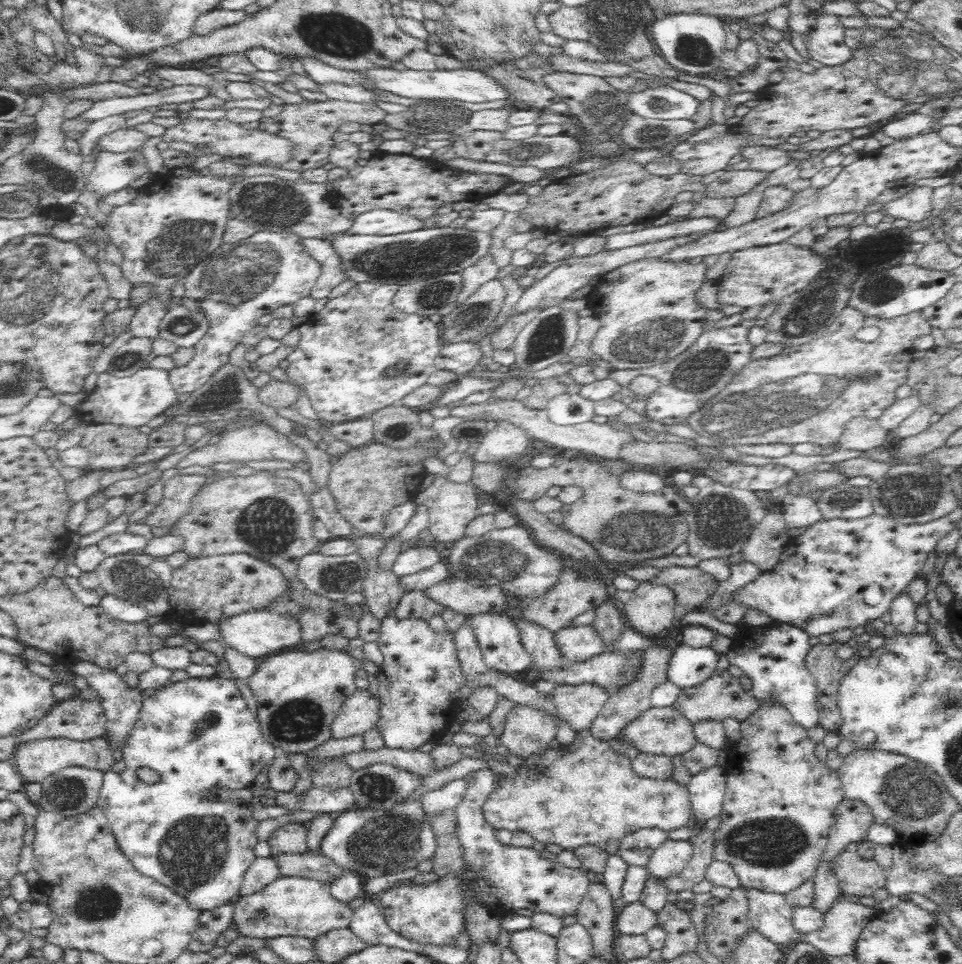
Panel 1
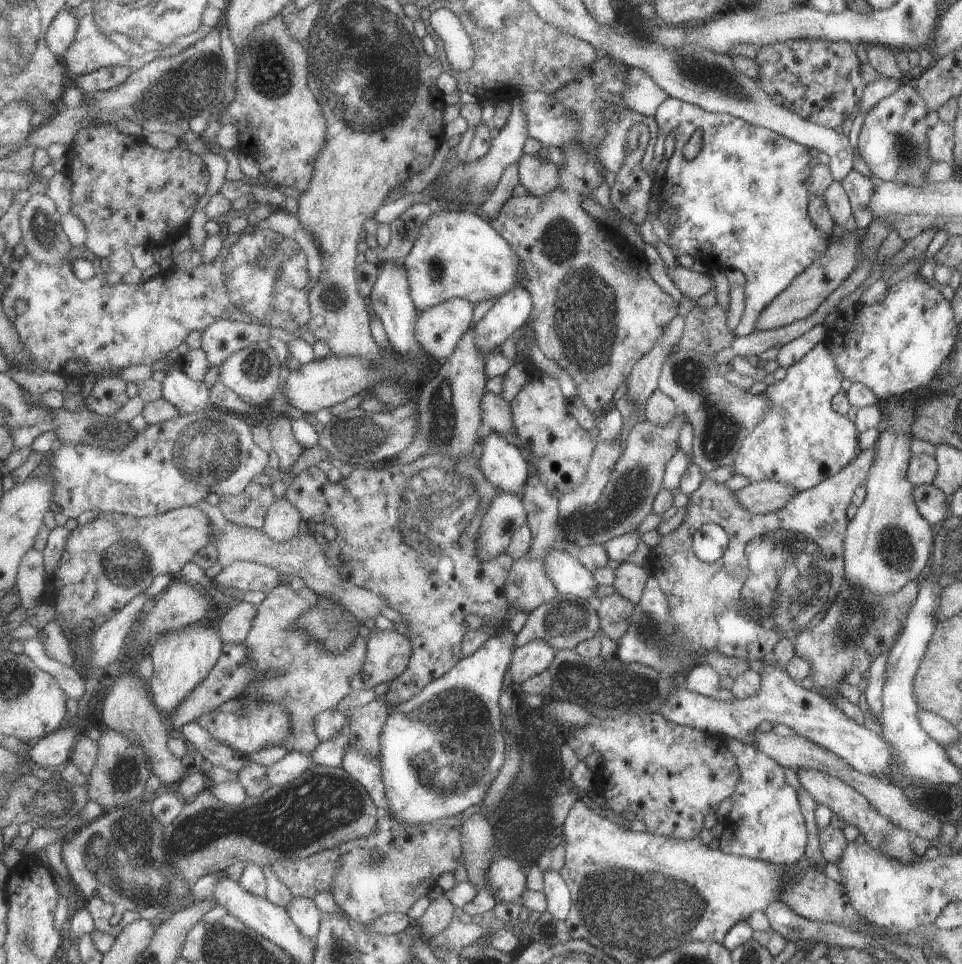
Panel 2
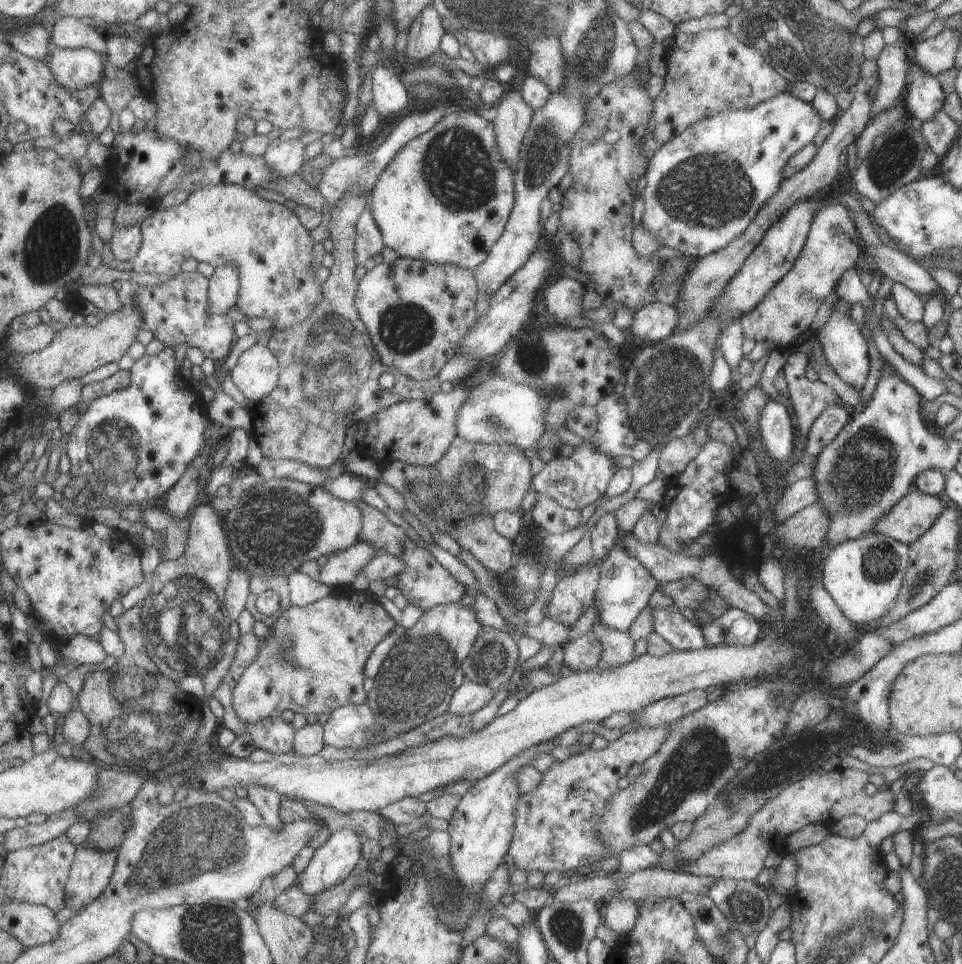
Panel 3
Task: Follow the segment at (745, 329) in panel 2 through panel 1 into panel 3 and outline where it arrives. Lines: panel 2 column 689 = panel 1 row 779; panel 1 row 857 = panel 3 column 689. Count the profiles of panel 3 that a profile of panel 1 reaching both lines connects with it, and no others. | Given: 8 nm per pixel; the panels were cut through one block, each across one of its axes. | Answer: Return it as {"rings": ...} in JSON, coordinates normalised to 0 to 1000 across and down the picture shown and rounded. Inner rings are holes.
{"rings":[[[817,95],[780,113],[762,111],[726,124],[692,147],[676,164],[675,177],[672,178],[674,191],[665,201],[670,211],[666,232],[682,244],[689,255],[699,256],[723,270],[754,257],[779,237],[789,217],[808,202],[824,162],[845,148],[852,133],[852,119],[846,114],[842,107]]]}

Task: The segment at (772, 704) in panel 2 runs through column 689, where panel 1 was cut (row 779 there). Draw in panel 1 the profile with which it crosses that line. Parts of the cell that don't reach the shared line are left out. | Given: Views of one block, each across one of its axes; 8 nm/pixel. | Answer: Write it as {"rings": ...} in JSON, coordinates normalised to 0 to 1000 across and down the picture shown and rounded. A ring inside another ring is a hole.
{"rings":[[[745,794],[717,806],[713,817],[722,853],[731,854],[751,843],[755,811],[753,797]]]}

